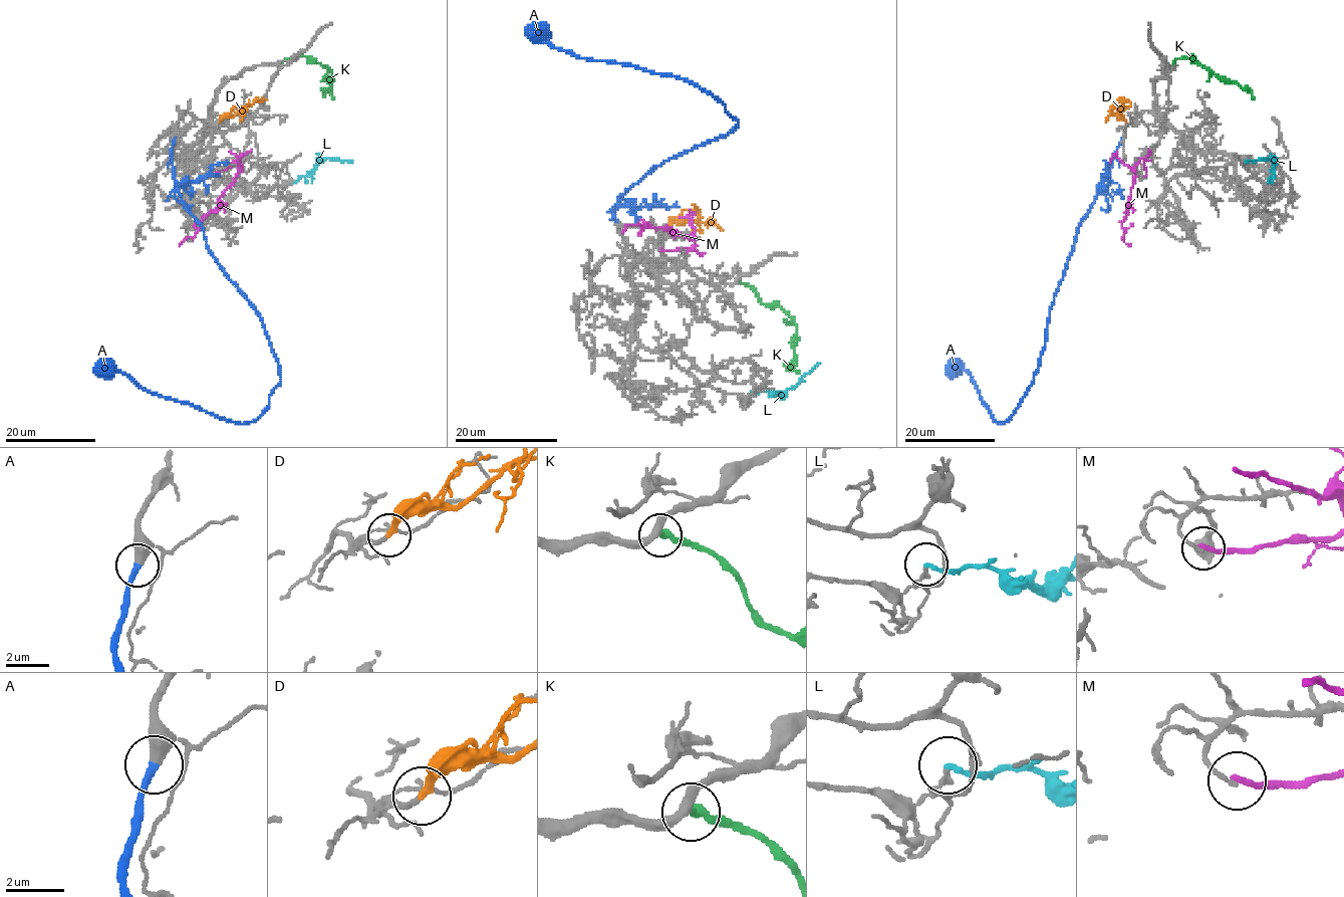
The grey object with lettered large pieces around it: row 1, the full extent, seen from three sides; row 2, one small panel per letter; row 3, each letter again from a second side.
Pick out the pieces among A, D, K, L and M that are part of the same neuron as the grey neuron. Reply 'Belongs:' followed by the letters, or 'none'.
Belongs: A, D

